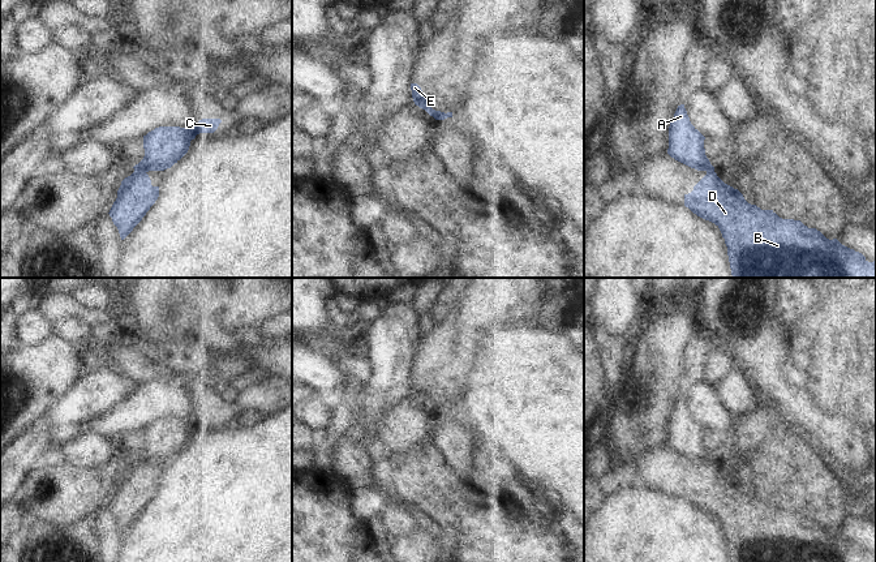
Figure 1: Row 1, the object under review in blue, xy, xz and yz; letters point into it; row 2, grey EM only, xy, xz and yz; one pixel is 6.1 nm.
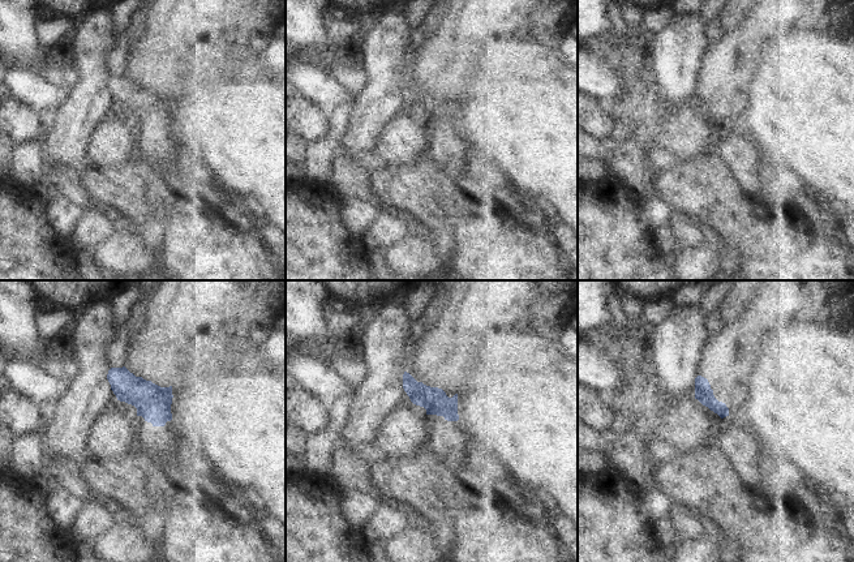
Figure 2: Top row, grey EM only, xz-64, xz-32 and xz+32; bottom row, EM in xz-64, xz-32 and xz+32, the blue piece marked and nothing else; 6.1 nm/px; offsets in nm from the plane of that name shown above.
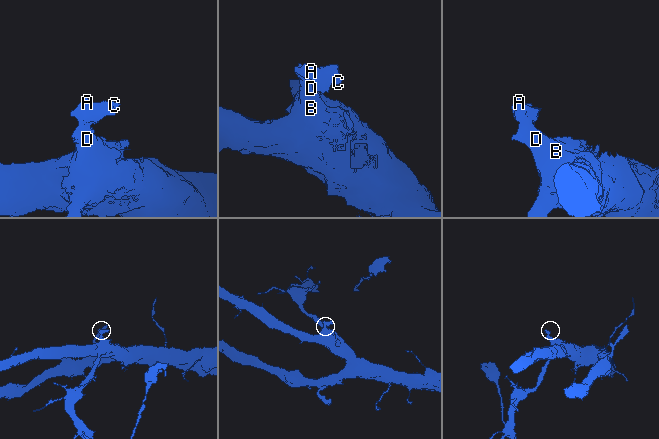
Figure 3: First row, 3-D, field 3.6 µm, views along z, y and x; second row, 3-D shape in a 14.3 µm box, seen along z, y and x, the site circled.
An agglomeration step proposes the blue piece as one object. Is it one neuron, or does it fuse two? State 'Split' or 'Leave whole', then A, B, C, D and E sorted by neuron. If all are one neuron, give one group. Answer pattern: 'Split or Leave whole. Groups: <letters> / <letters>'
Split. Groups: A C / B D E.

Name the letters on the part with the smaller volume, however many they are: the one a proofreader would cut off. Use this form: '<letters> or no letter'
A, C

